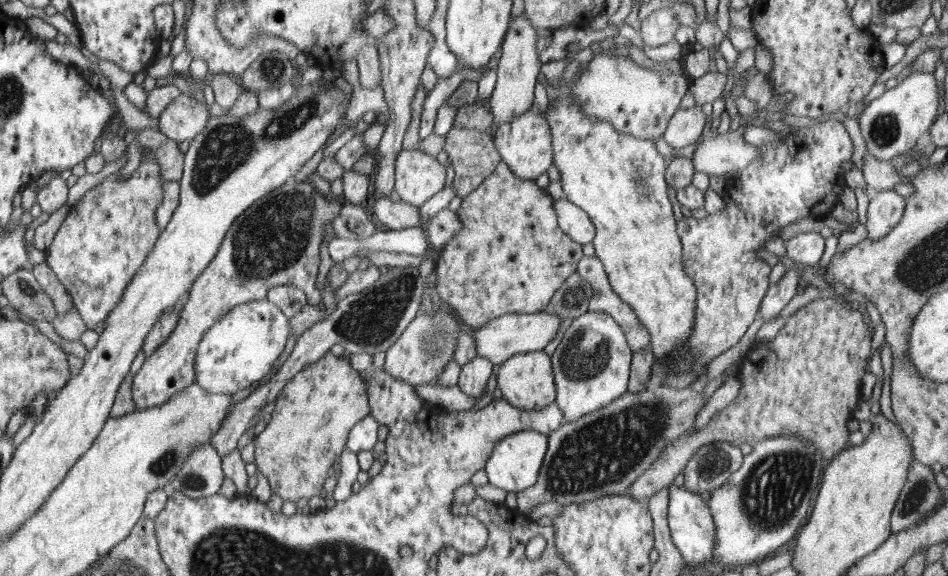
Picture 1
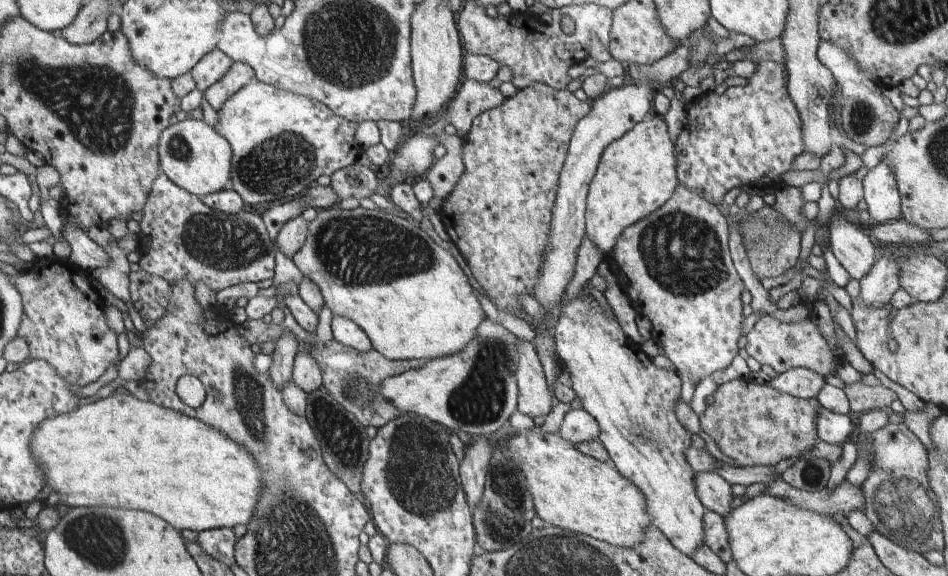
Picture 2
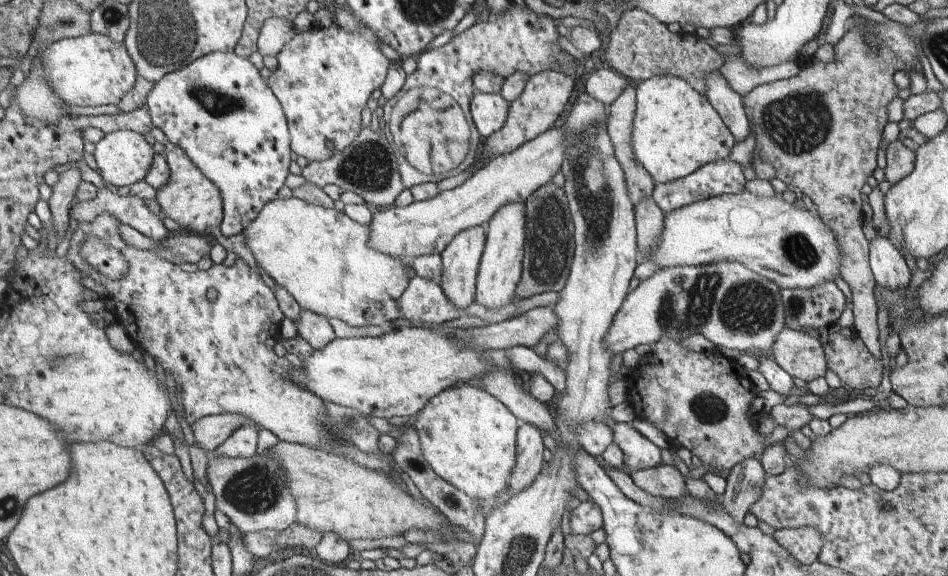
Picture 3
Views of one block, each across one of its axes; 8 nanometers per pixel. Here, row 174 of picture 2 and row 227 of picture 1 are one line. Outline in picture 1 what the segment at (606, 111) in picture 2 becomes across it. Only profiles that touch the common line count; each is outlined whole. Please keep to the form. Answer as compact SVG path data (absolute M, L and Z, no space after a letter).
M567 198L556 201L556 211L557 222L569 238L582 245L594 242L597 230L587 211L582 210L577 203L570 202Z

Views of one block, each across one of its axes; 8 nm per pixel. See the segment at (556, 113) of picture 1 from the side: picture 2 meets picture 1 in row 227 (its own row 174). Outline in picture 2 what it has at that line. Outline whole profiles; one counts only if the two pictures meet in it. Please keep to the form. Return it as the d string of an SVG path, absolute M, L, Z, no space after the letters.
M647 117L605 148L593 182L589 184L585 211L585 232L602 254L613 252L622 231L630 224L636 224L669 202L677 190L676 171L674 146L662 118L649 120Z

